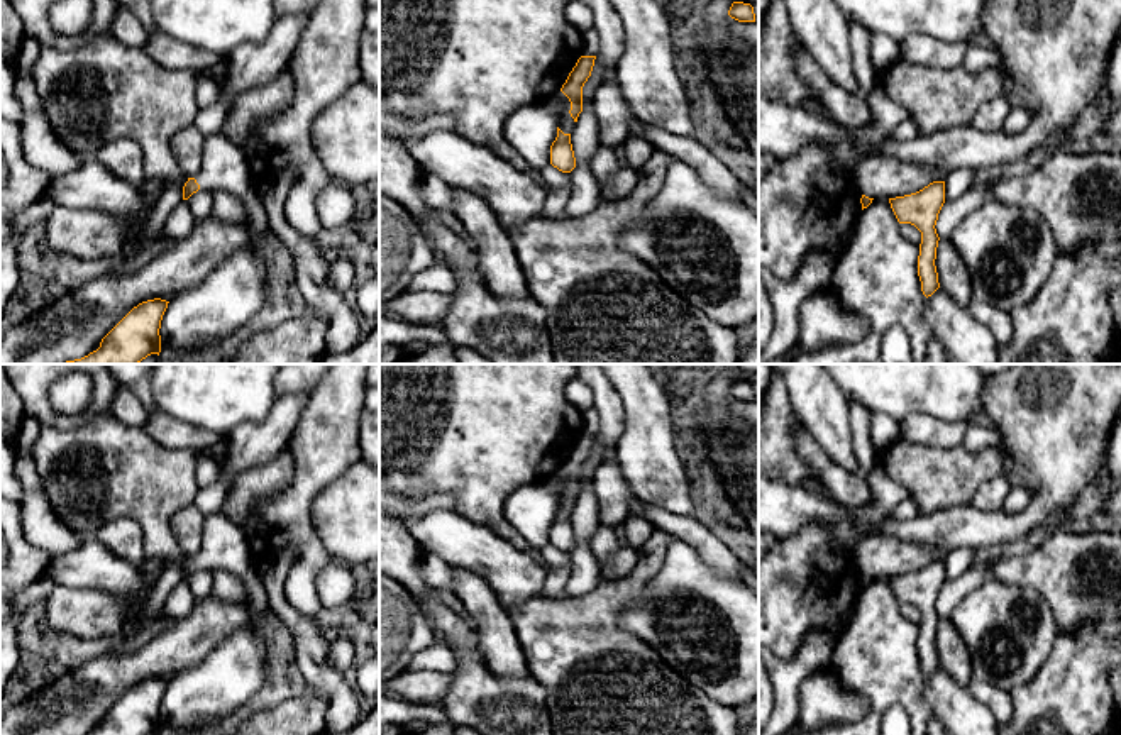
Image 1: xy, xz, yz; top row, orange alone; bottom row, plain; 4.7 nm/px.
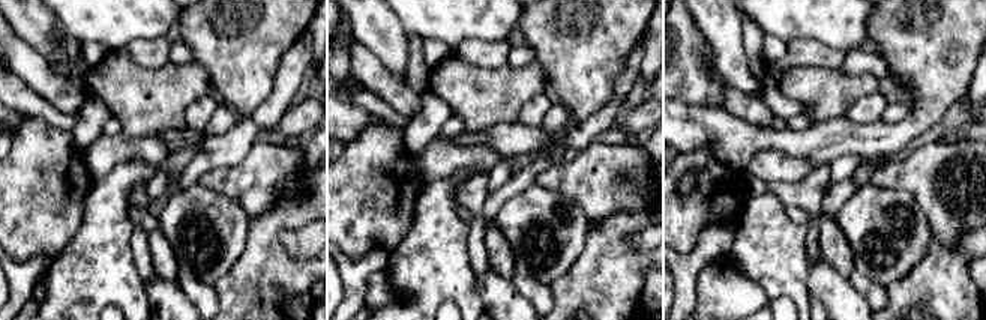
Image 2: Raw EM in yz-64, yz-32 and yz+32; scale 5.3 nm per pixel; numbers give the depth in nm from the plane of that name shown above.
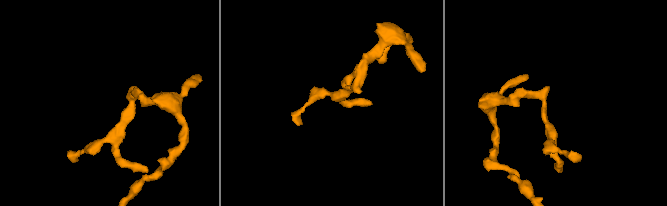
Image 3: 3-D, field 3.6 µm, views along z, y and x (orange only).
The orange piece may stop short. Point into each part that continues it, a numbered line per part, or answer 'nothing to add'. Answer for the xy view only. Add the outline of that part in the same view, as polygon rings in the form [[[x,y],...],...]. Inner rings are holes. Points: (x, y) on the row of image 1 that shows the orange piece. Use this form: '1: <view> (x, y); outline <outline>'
1: xy (224, 166); outline [[[213,134],[205,137],[202,169],[195,180],[202,190],[224,190],[239,196],[249,215],[246,225],[257,234],[268,232],[268,217],[261,198],[254,190],[247,158],[242,149],[234,146],[225,135]]]

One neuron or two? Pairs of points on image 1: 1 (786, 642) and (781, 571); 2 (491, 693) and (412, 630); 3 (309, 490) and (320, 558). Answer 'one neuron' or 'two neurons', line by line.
1: one neuron
2: two neurons
3: one neuron

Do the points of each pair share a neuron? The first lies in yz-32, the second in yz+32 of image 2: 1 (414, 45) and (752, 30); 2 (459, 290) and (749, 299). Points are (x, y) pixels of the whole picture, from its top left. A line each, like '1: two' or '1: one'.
1: one
2: two

